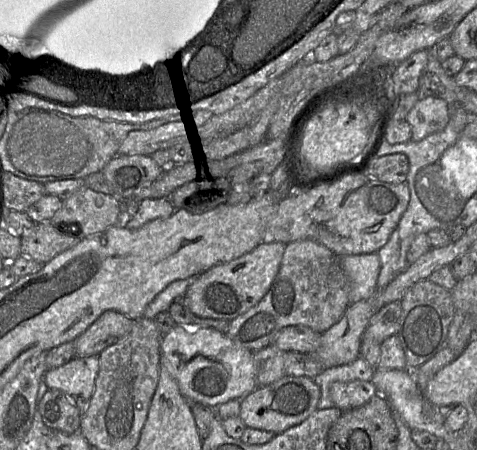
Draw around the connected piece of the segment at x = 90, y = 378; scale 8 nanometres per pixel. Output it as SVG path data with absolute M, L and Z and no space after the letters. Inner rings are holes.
M99 356L73 357L66 364L48 369L43 383L49 389L61 390L76 400L81 417L90 405L99 371Z

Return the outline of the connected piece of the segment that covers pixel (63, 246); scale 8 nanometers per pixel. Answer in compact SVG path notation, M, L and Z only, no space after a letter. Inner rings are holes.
M51 223L36 225L21 237L21 256L46 264L58 254L74 247L81 239L64 234Z

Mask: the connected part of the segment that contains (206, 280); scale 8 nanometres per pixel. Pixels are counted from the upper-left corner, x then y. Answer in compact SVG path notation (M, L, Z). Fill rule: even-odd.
M260 242L253 250L191 279L184 294L189 309L197 316L232 321L255 306L267 293L276 278L286 244Z

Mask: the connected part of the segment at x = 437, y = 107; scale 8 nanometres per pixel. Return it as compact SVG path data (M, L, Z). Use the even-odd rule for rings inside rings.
M426 97L410 110L406 122L411 126L412 139L421 141L427 136L442 131L448 124L451 105L443 99Z

